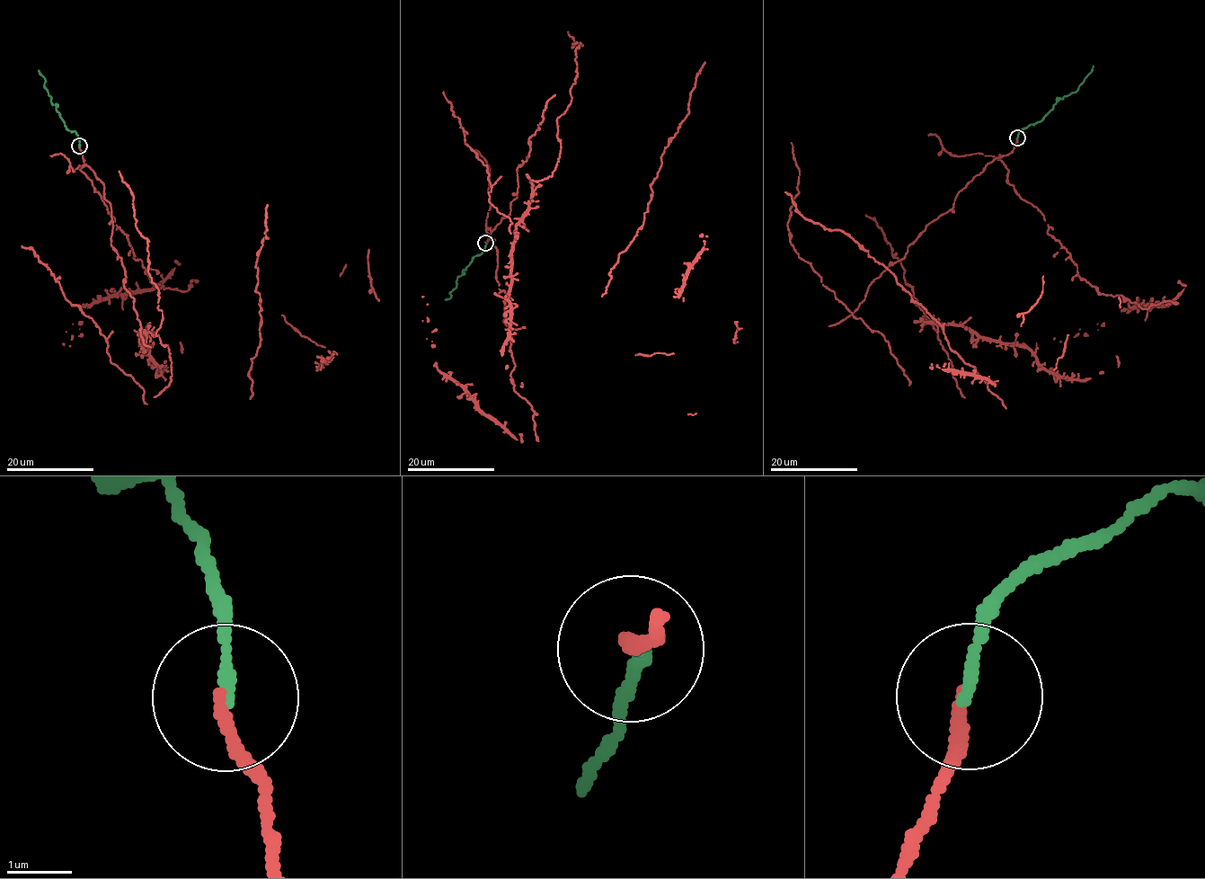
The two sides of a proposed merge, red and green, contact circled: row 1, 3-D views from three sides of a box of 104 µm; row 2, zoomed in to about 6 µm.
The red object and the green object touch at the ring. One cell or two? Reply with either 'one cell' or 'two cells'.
one cell

